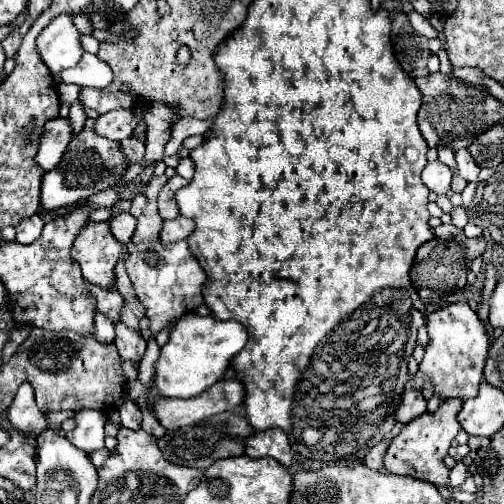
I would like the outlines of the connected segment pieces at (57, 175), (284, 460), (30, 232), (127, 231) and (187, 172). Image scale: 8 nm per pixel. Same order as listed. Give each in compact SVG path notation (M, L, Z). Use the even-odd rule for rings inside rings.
M88 118L84 130L68 144L60 164L56 170L46 172L42 186L40 186L40 208L46 212L72 208L80 198L90 198L92 194L106 190L122 180L124 172L128 170L128 162L118 148L118 142L102 138L94 132L94 120Z
M270 428L264 432L252 434L246 442L246 456L250 458L274 458L286 468L294 464L294 452L286 434L280 428Z
M34 214L34 216L28 218L28 220L22 220L22 222L16 226L16 232L18 232L16 242L20 242L20 244L32 244L32 242L40 236L42 226L44 226L44 222L42 222L42 218L40 218L38 214Z
M118 214L116 218L110 220L110 230L116 240L120 240L122 244L128 244L136 230L136 218L132 214Z
M182 158L178 162L178 166L176 166L176 174L186 178L186 180L190 180L194 176L194 164L192 164L192 160L190 158Z

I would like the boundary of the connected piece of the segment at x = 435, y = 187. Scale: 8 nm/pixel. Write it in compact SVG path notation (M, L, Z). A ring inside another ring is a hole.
M440 160L428 162L426 168L422 170L422 182L434 194L446 194L450 190L450 180L452 180L450 168L446 164L442 164Z

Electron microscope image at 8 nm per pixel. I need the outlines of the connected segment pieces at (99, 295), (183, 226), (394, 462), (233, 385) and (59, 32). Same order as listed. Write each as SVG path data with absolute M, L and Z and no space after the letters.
M92 288L90 294L96 298L96 310L110 316L114 322L120 322L120 310L124 306L122 296L118 294L118 290L104 290L104 288Z
M180 216L176 220L164 220L162 232L160 232L160 240L164 244L170 244L170 242L186 240L192 232L194 232L194 222L184 218L184 216Z
M442 400L436 412L426 412L418 418L414 418L410 424L402 428L402 432L392 440L392 444L386 450L384 468L392 474L406 474L418 480L432 482L434 486L448 486L448 474L450 470L444 466L444 456L448 454L448 448L456 434L460 432L460 422L456 420L456 414L460 412L462 400Z
M220 380L196 398L160 398L154 412L166 430L174 430L238 408L244 402L244 394L244 384L240 380Z
M68 14L56 16L40 32L36 40L36 48L40 60L48 66L48 70L52 70L52 74L76 66L84 52L80 46L80 32L74 28L72 18Z

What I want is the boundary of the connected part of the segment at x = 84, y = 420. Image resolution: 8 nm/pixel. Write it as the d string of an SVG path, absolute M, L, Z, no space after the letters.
M80 410L74 414L74 418L78 424L72 432L64 434L66 440L86 454L104 448L104 424L108 416L98 410Z

